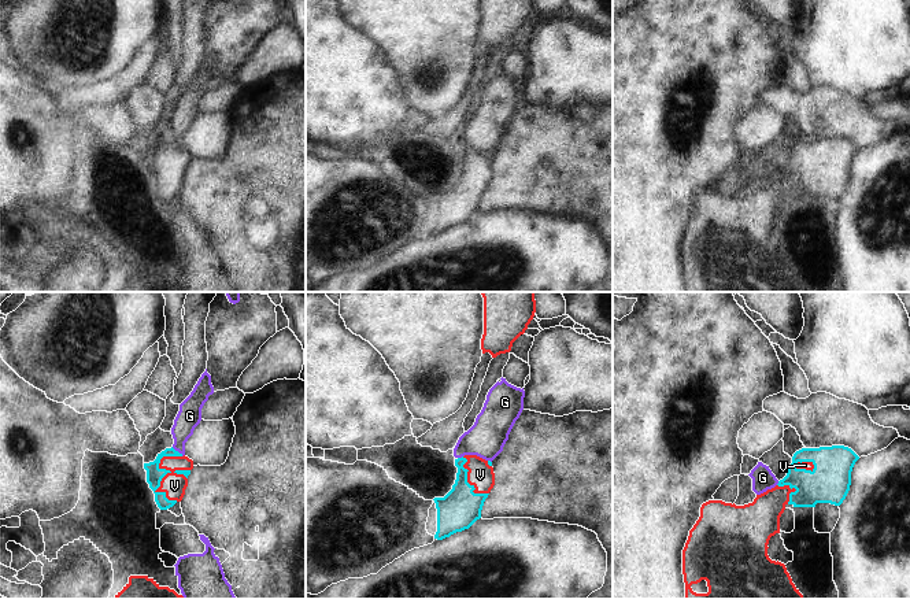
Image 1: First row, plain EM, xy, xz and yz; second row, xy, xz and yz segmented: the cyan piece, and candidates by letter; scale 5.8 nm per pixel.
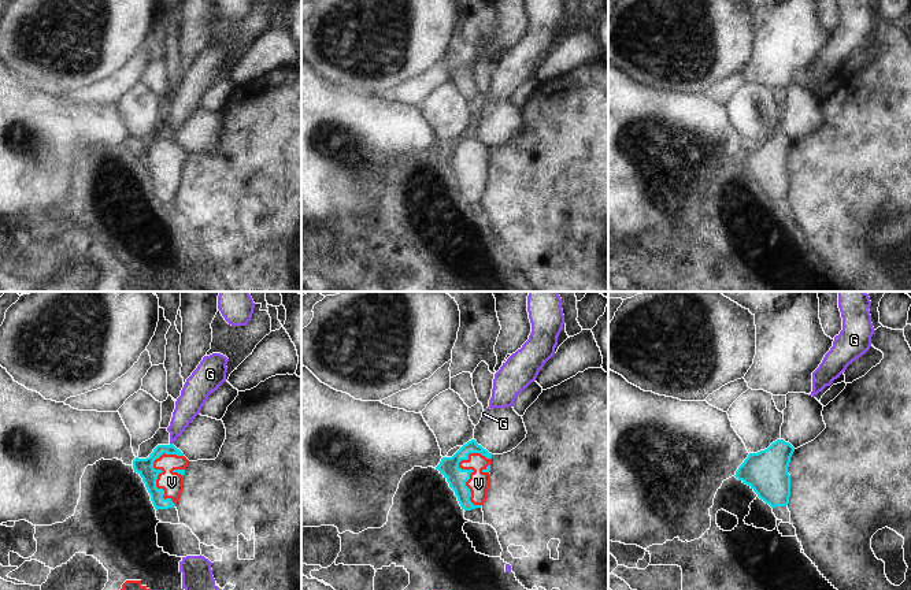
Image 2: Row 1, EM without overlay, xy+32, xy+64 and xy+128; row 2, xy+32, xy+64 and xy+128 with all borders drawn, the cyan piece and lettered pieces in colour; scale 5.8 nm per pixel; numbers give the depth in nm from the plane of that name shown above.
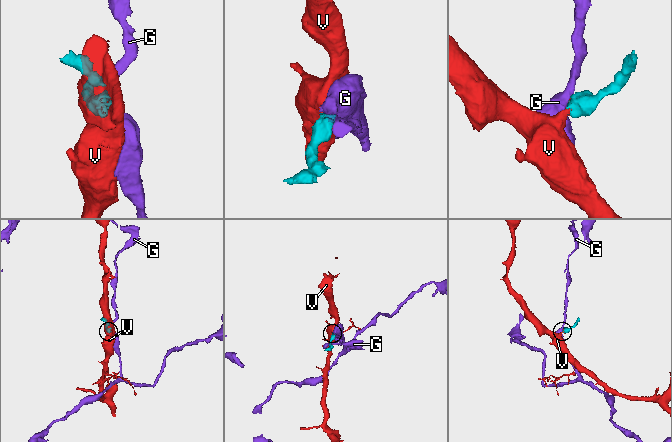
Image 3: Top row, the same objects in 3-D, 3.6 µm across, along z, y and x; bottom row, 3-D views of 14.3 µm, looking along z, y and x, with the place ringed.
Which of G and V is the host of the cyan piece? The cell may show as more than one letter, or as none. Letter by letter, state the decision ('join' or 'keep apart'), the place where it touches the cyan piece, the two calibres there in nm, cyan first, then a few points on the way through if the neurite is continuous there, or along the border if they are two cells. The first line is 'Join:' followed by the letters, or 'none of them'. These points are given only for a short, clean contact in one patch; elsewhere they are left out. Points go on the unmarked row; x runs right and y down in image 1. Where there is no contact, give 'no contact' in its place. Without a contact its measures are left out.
Join: V
G: keep apart; contact xy (177, 144); calibres 100 and 140 nm; border xy (171, 140), (182, 148)
V: join; contact xy (159, 176); calibres 100 and 140 nm; way xy (154, 167), (159, 176), (174, 178)

